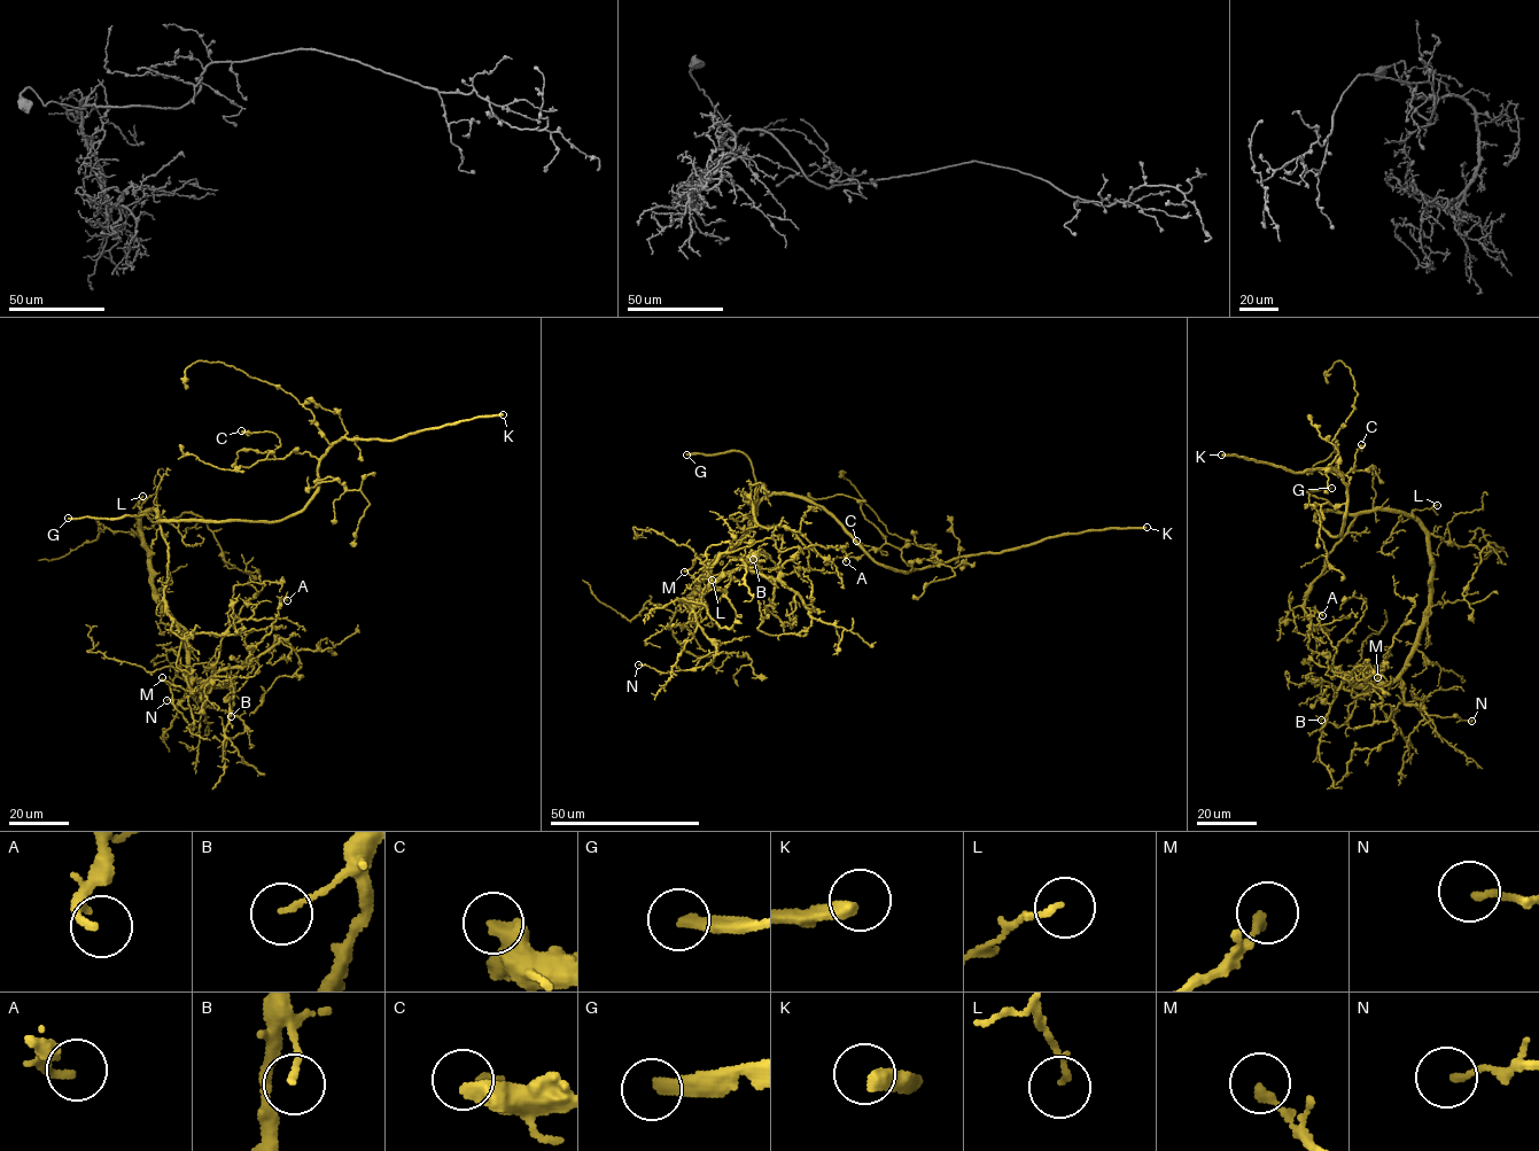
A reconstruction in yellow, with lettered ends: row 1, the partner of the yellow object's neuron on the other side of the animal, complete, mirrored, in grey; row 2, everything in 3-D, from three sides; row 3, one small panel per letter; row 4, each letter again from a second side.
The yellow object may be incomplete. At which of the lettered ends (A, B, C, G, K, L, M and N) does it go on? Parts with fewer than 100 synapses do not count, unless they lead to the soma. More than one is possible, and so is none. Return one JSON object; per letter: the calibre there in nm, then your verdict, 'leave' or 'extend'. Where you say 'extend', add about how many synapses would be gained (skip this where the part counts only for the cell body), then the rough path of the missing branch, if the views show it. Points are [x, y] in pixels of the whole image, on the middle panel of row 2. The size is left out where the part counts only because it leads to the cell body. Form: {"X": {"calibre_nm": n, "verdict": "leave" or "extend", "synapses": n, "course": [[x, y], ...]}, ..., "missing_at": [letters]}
{"A": {"calibre_nm": 220, "verdict": "leave"}, "B": {"calibre_nm": 130, "verdict": "leave"}, "C": {"calibre_nm": 440, "verdict": "leave"}, "G": {"calibre_nm": 320, "verdict": "extend", "course": [[686, 455], [626, 452]]}, "K": {"calibre_nm": 360, "verdict": "extend", "synapses": 500}, "L": {"calibre_nm": 110, "verdict": "leave"}, "M": {"calibre_nm": 200, "verdict": "leave"}, "N": {"calibre_nm": 150, "verdict": "leave"}, "missing_at": ["G", "K"]}

